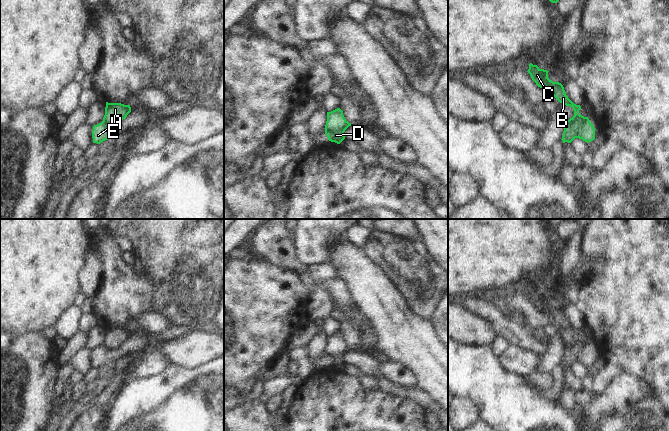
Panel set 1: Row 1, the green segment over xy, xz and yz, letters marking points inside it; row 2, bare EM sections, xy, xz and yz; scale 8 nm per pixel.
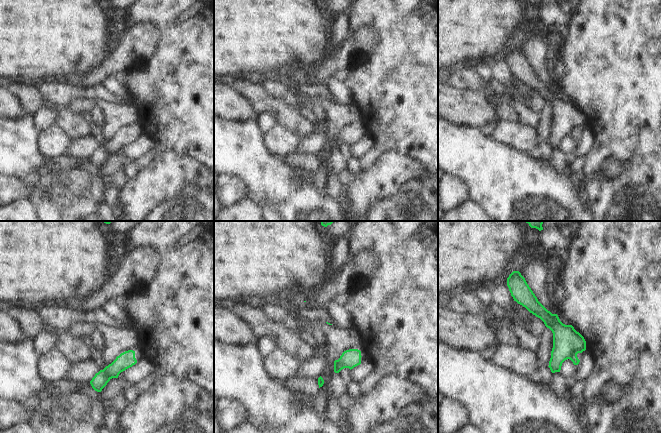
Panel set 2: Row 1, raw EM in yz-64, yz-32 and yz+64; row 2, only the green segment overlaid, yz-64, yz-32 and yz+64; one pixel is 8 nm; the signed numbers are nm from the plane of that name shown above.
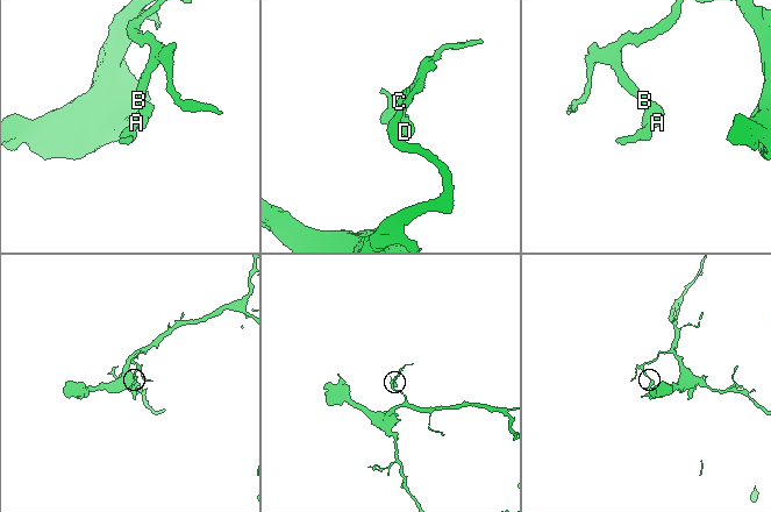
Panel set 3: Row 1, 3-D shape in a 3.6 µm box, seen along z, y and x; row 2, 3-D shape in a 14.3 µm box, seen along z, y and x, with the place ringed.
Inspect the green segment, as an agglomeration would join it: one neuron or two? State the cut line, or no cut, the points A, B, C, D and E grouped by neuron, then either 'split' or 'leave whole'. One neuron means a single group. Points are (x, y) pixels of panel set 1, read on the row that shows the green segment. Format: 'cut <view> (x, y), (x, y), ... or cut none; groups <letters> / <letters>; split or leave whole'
cut yz (589, 122), (584, 122), (577, 129), (574, 137); groups A / B C D E; split

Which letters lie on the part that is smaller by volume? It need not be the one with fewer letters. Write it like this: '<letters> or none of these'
A

